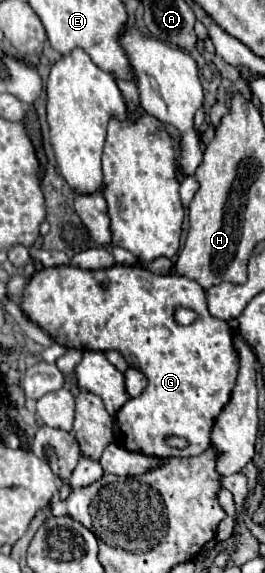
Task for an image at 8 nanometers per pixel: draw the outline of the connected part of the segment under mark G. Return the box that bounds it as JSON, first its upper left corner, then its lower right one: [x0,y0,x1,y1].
[20,264,238,456]

